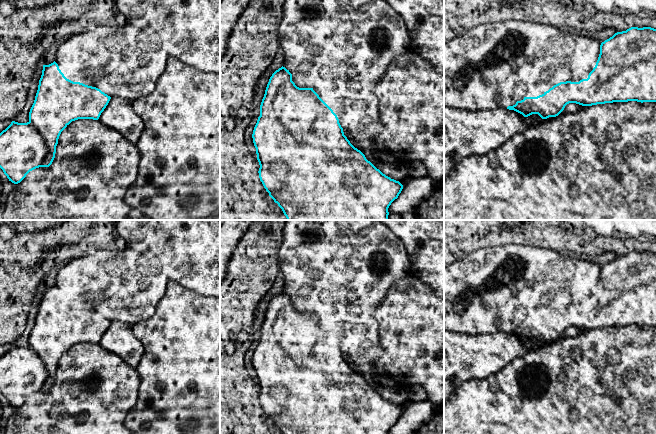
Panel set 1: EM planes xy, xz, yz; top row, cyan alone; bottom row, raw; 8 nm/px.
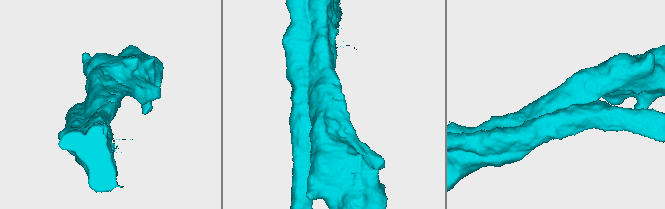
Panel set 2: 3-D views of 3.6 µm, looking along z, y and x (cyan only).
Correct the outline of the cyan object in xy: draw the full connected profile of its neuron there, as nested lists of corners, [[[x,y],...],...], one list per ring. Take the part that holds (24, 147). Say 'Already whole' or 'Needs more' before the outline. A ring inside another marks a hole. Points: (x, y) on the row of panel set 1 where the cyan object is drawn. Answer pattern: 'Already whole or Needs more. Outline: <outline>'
Already whole. Outline: [[[54,61],[43,65],[38,90],[27,123],[12,121],[0,133],[0,168],[9,181],[20,183],[26,175],[39,167],[49,167],[56,153],[61,132],[78,119],[98,120],[111,97],[100,89],[67,79]]]

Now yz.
Already whole. Outline: [[[631,27],[617,32],[600,45],[600,54],[587,79],[560,82],[537,97],[524,97],[507,109],[524,117],[538,114],[542,119],[558,116],[569,103],[582,106],[613,102],[656,102],[656,29]]]

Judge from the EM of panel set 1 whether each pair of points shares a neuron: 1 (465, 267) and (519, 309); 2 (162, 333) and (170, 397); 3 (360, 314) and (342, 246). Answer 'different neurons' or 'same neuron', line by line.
1: same neuron
2: same neuron
3: same neuron

